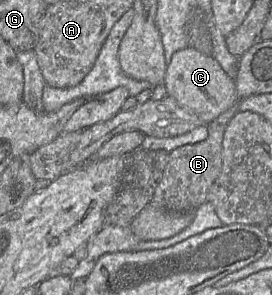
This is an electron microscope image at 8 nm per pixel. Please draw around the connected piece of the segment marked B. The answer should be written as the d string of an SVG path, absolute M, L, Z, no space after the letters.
M238 102L220 114L207 125L206 140L194 144L186 144L169 152L169 160L164 169L162 179L157 185L151 205L174 212L195 211L207 201L207 193L222 170L222 147L224 131L238 112Z

